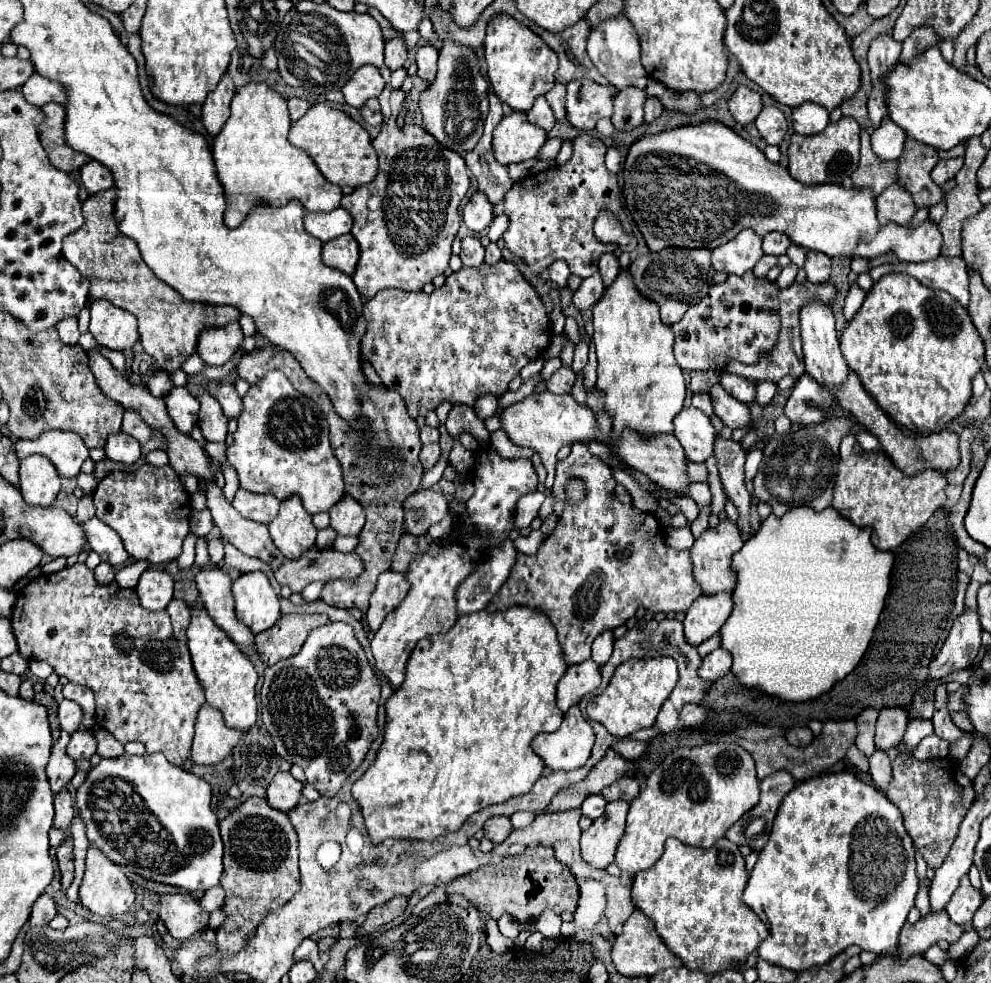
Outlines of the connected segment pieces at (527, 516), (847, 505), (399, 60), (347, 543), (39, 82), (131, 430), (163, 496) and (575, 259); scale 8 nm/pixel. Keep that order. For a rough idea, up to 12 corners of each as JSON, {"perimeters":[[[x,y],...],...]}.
{"perimeters":[[[543,492],[517,502],[515,526],[527,528],[539,514]],[[841,440],[833,508],[895,550],[945,508],[937,470],[905,476]],[[401,36],[385,44],[385,64],[393,72],[407,60]],[[339,536],[333,546],[341,552],[355,552],[357,536]],[[33,74],[21,88],[35,106],[65,104],[59,82]],[[127,410],[123,416],[123,432],[145,444],[153,428]],[[169,464],[109,472],[97,518],[131,558],[181,554],[191,496]],[[601,138],[573,140],[567,164],[517,180],[505,246],[535,274],[565,260],[581,278],[617,250],[601,212],[625,234]]]}

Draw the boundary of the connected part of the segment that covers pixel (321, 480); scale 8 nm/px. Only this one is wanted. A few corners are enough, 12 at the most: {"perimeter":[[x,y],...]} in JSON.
{"perimeter":[[281,372],[243,398],[227,448],[241,488],[345,496],[329,424]]}

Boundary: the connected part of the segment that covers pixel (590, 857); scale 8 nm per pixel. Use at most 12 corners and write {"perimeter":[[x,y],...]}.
{"perimeter":[[609,802],[581,836],[581,856],[593,868],[615,860],[629,802]]}

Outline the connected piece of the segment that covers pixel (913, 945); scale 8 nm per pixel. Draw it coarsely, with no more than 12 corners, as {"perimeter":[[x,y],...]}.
{"perimeter":[[947,912],[905,924],[897,958],[925,954],[939,940],[957,942],[973,924],[953,924]]}

